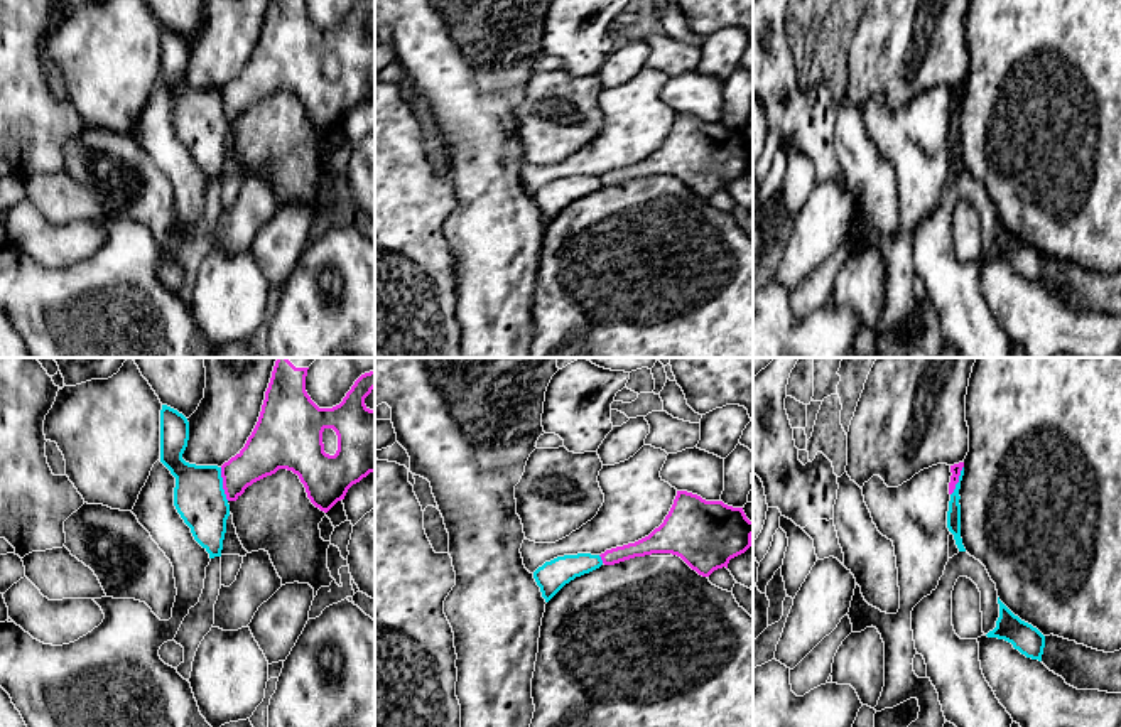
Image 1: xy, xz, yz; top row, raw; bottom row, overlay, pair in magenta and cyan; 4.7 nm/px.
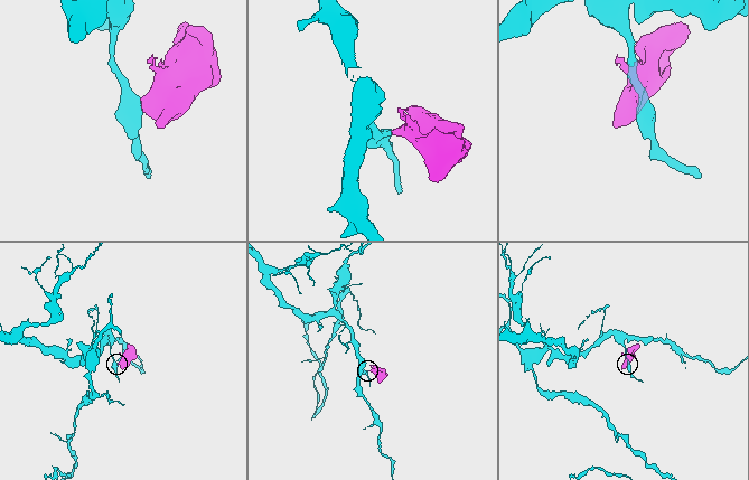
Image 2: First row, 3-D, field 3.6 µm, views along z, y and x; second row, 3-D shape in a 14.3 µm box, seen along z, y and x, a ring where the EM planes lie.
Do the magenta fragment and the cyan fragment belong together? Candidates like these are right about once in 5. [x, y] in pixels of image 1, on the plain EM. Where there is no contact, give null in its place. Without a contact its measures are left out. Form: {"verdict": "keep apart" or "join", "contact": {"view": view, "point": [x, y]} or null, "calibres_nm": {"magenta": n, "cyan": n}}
{"verdict": "keep apart", "contact": {"view": "xy", "point": [223, 107]}, "calibres_nm": {"magenta": 200, "cyan": 240}}

